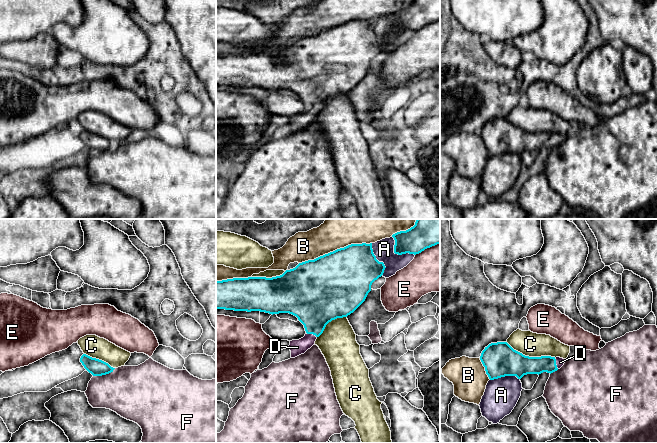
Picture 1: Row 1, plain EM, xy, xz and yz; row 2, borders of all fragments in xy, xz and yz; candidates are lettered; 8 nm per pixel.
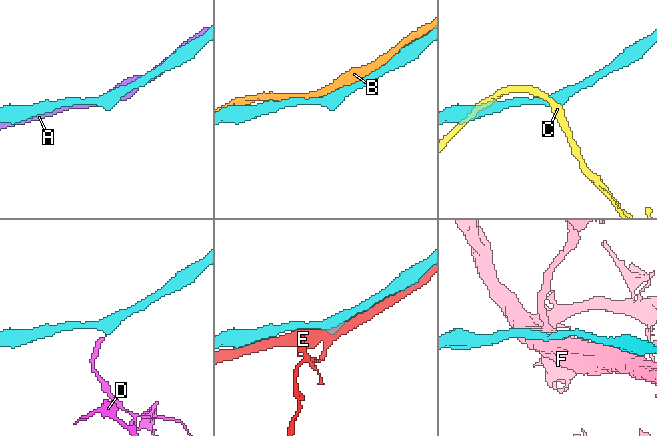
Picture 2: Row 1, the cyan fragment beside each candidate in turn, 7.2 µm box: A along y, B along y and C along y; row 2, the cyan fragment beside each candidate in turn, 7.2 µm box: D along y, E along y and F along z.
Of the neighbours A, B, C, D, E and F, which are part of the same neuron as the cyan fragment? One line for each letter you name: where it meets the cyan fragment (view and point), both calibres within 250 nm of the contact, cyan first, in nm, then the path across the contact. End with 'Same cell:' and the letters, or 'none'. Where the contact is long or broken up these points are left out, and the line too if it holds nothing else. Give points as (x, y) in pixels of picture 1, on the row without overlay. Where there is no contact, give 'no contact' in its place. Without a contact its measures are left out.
D: contact xz (311, 109); calibres 380 and 130 nm; way xz (315, 79), (314, 105), (311, 109), (297, 123)
Same cell: D

